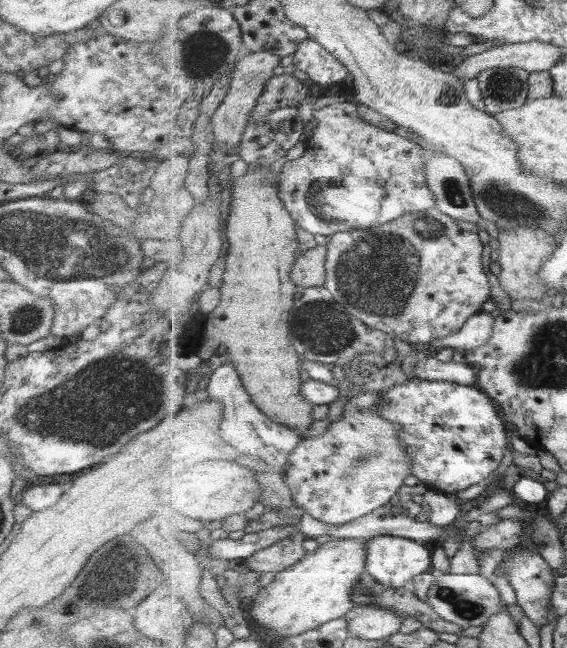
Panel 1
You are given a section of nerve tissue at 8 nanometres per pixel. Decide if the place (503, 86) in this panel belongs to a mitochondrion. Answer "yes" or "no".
yes

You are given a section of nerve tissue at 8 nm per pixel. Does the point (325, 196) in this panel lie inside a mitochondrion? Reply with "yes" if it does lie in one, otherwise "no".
yes

